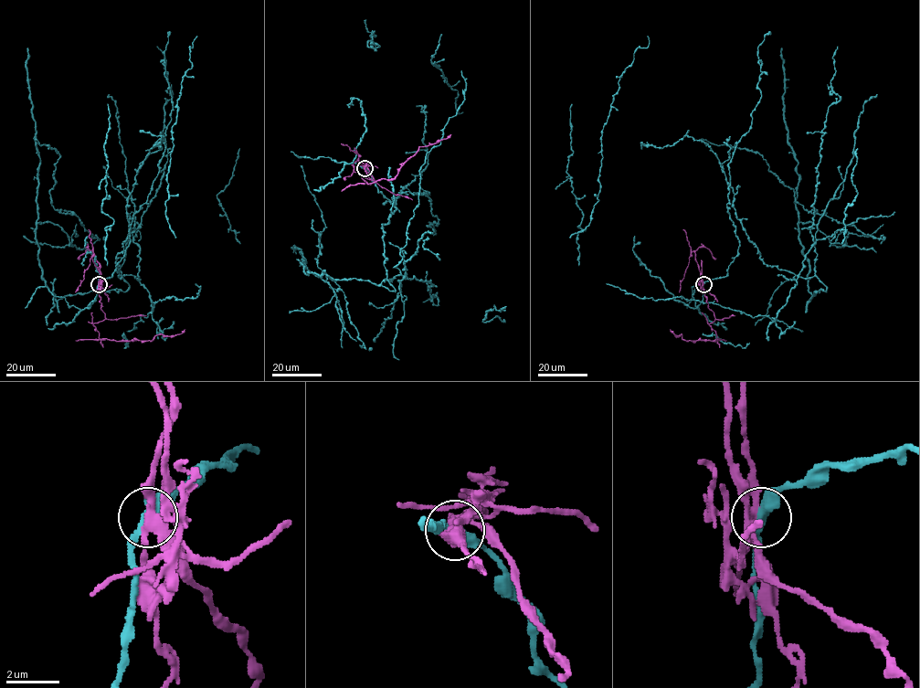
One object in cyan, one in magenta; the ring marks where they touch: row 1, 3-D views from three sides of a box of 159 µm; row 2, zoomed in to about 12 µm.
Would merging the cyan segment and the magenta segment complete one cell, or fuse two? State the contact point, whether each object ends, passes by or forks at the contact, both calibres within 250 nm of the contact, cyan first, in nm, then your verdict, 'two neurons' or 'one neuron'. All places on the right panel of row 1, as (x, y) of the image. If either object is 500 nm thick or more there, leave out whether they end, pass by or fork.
at (703, 284); cyan passes by; magenta forks there; 400 nm thick on the cyan side, 280 nm on the other; two neurons

